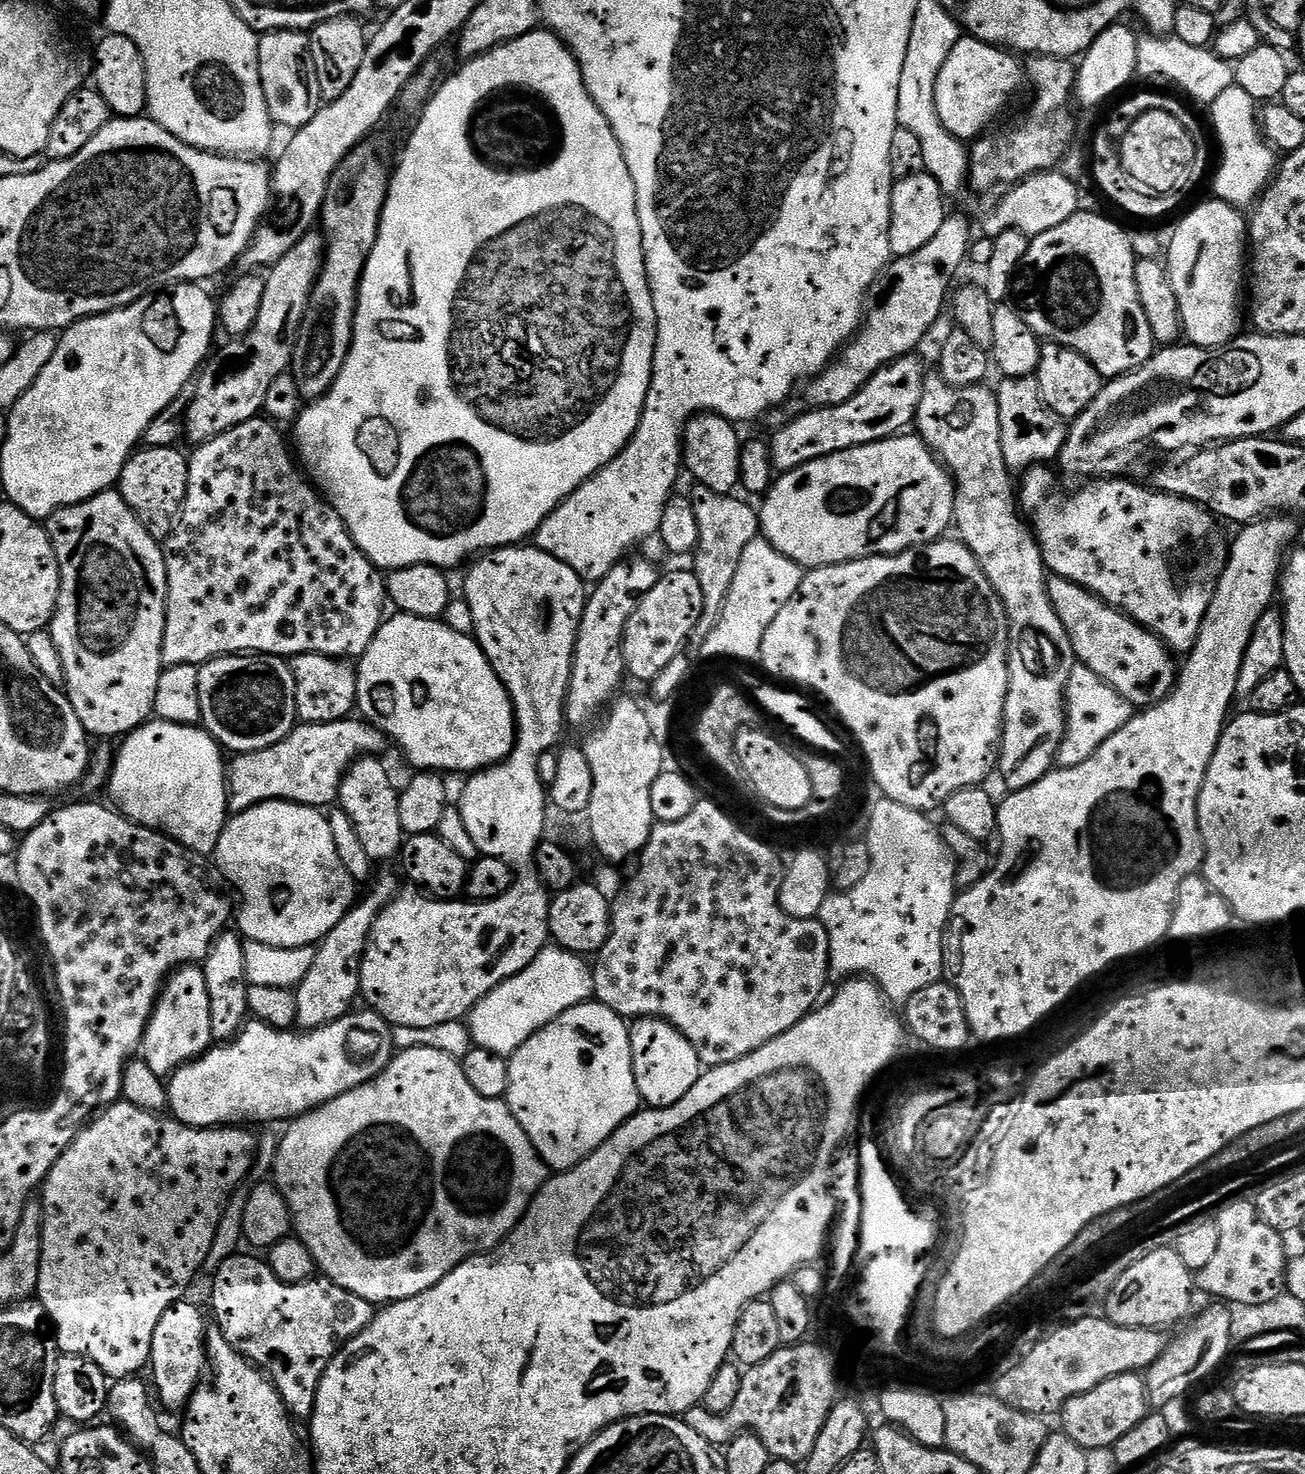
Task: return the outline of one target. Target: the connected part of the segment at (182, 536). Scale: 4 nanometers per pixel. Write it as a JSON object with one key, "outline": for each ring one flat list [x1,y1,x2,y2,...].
{"outline":[[268,418,248,420,245,424,234,426,229,432,207,440,195,449,196,453,191,453,188,462,188,497,184,499,184,507,178,517,178,523,167,537,169,540,168,544,166,540,164,553,168,571,168,613,164,631,165,665,199,666,210,660,217,660,220,656,237,654,263,654,291,658,313,652,319,656,359,658,368,651,370,642,376,637,376,631,385,619,386,580,381,569,375,567,368,555,356,545,338,510,332,507,331,503,314,487,313,481,301,471,294,459,293,449,292,452,288,449,283,434,275,427,279,428]]}

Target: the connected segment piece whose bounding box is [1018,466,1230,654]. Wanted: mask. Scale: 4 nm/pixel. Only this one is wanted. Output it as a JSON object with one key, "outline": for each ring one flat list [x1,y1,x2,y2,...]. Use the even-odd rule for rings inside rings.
{"outline":[[1032,466,1023,473,1024,481,1019,481,1018,484,1018,503,1022,509,1023,515,1030,521,1030,527,1036,534,1036,540,1040,543,1040,553,1044,555,1044,566,1049,573,1059,575,1067,580,1074,581,1078,586,1087,589,1088,592,1094,593,1099,596,1101,600,1106,601,1112,605,1113,608,1119,608,1121,612,1129,615,1132,619,1138,621,1143,628,1149,628,1155,636,1160,637,1173,653,1187,654,1191,652,1194,642,1196,641,1197,634,1200,633,1202,626,1202,618,1206,614,1206,610,1210,606,1212,596,1216,592,1216,582,1220,579,1220,569,1223,568,1225,560,1228,559,1230,551,1229,545,1224,544,1224,540,1220,536,1216,536,1216,524,1211,512,1202,507,1200,504,1195,504,1192,500,1187,500,1181,496,1169,496,1166,492,1158,492,1151,486,1143,488,1140,484,1135,484,1134,481,1128,480,1129,478,1096,478,1085,486,1081,492,1076,492,1073,496,1067,498,1064,503,1064,496,1056,489,1056,476,1057,473,1051,472,1051,467,1048,466],[1192,539,1196,544,1204,544,1208,540,1208,557,1201,562,1196,568,1196,584,1179,584,1176,581,1176,576,1172,573,1172,555,1187,542]]}

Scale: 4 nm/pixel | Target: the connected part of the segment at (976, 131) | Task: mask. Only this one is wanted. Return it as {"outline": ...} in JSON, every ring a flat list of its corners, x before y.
{"outline":[[961,35,954,50,950,50,950,58,942,62,942,74,938,74,936,83,938,118,950,135,972,142,996,122,996,115,1011,102,1012,95,1026,84,1025,65,1019,64,1015,58,1011,51,987,44,977,36]]}

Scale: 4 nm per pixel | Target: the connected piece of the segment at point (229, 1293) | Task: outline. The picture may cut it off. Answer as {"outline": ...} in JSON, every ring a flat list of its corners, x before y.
{"outline":[[233,1254,222,1262,212,1279,212,1308,216,1311,216,1320,224,1331,227,1343,238,1346,253,1364,259,1366,276,1385,278,1394,284,1399,289,1413,293,1417,311,1417,316,1410,316,1391,320,1379,326,1374,328,1363,335,1358,345,1344,376,1317,377,1309,366,1298,358,1298,350,1290,338,1286,327,1278,313,1278,303,1284,282,1282,263,1259]]}

